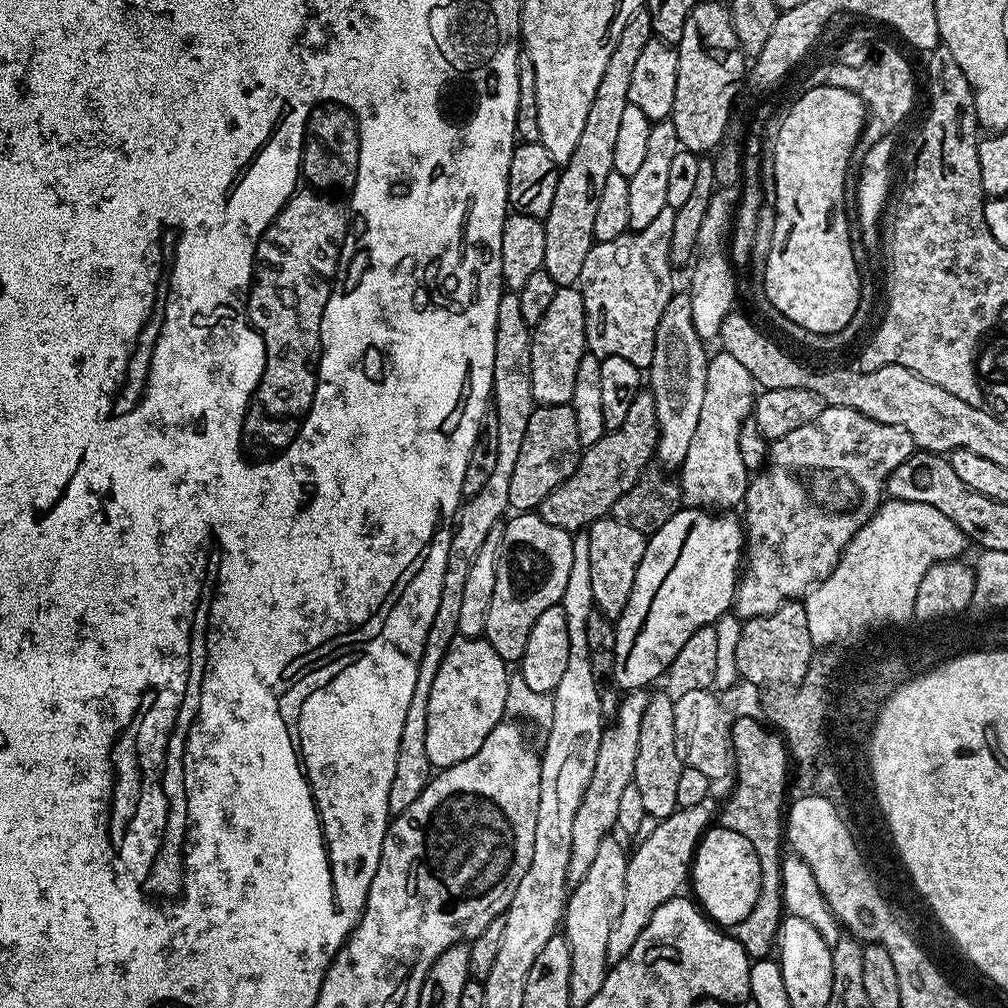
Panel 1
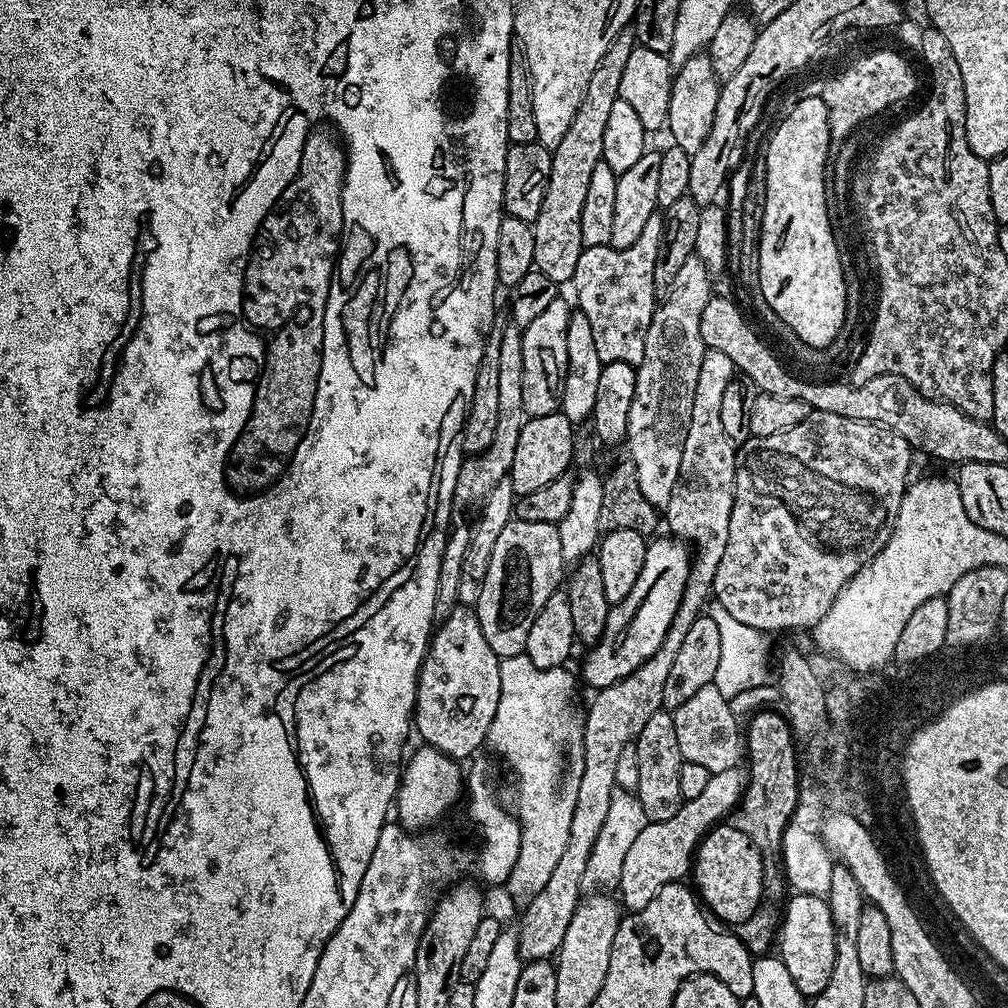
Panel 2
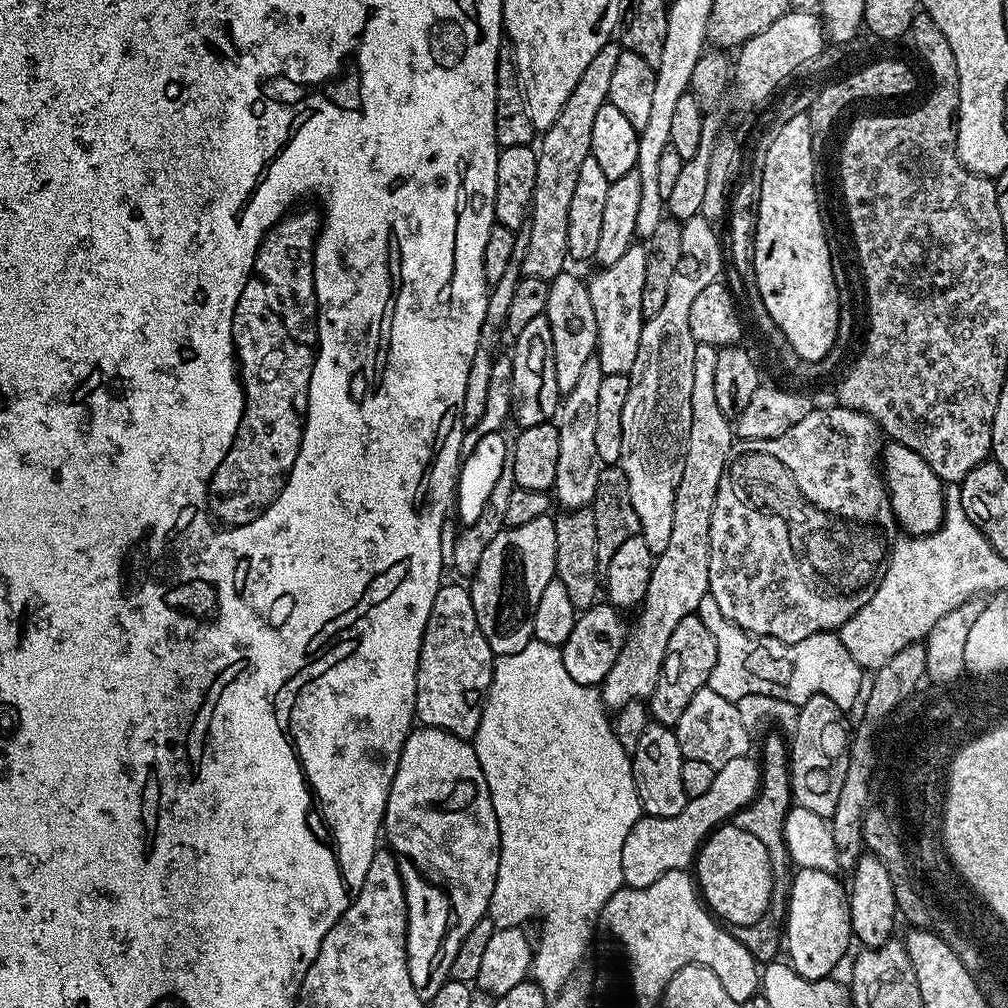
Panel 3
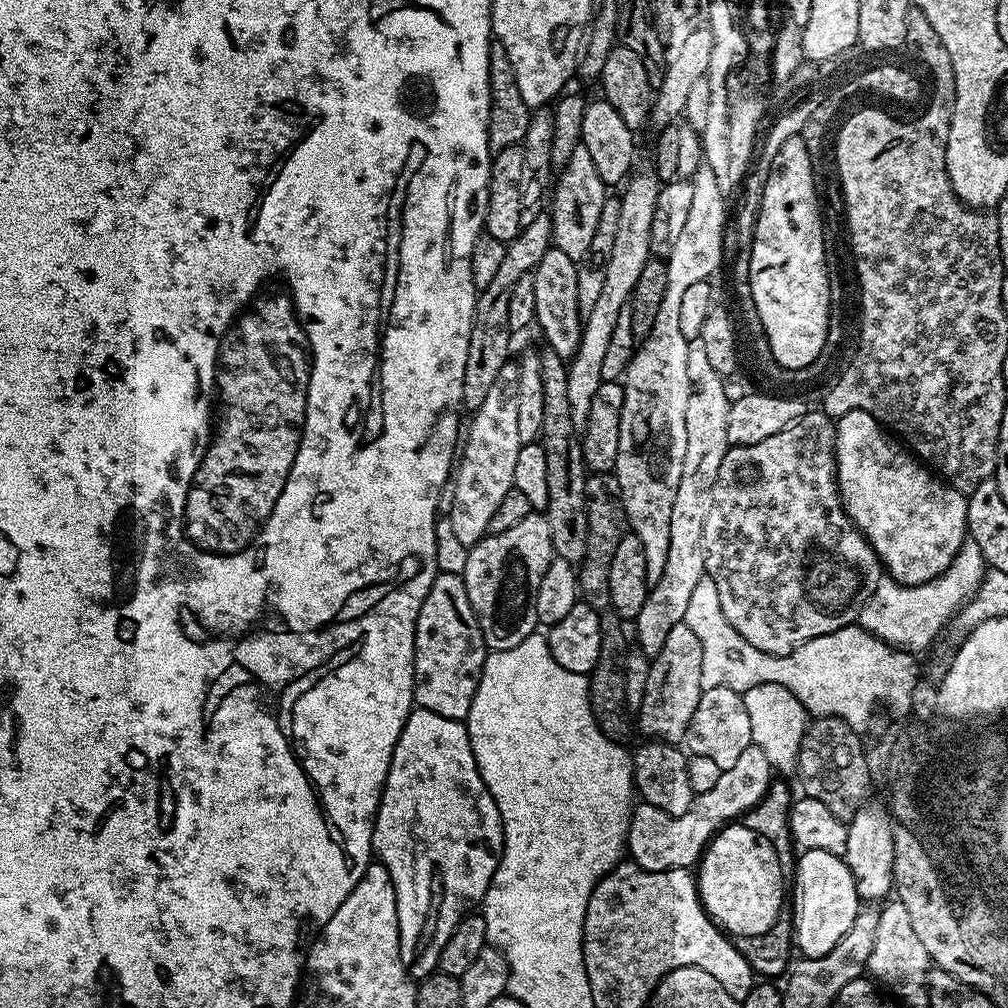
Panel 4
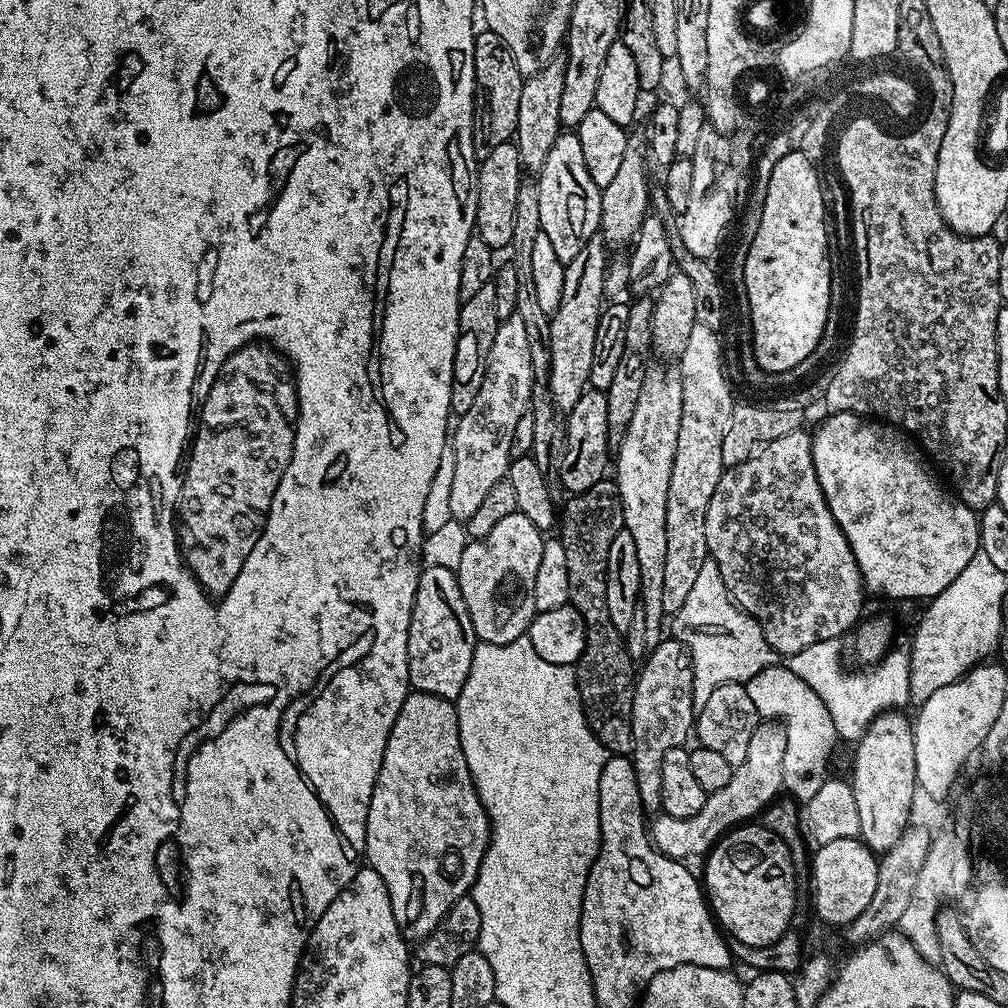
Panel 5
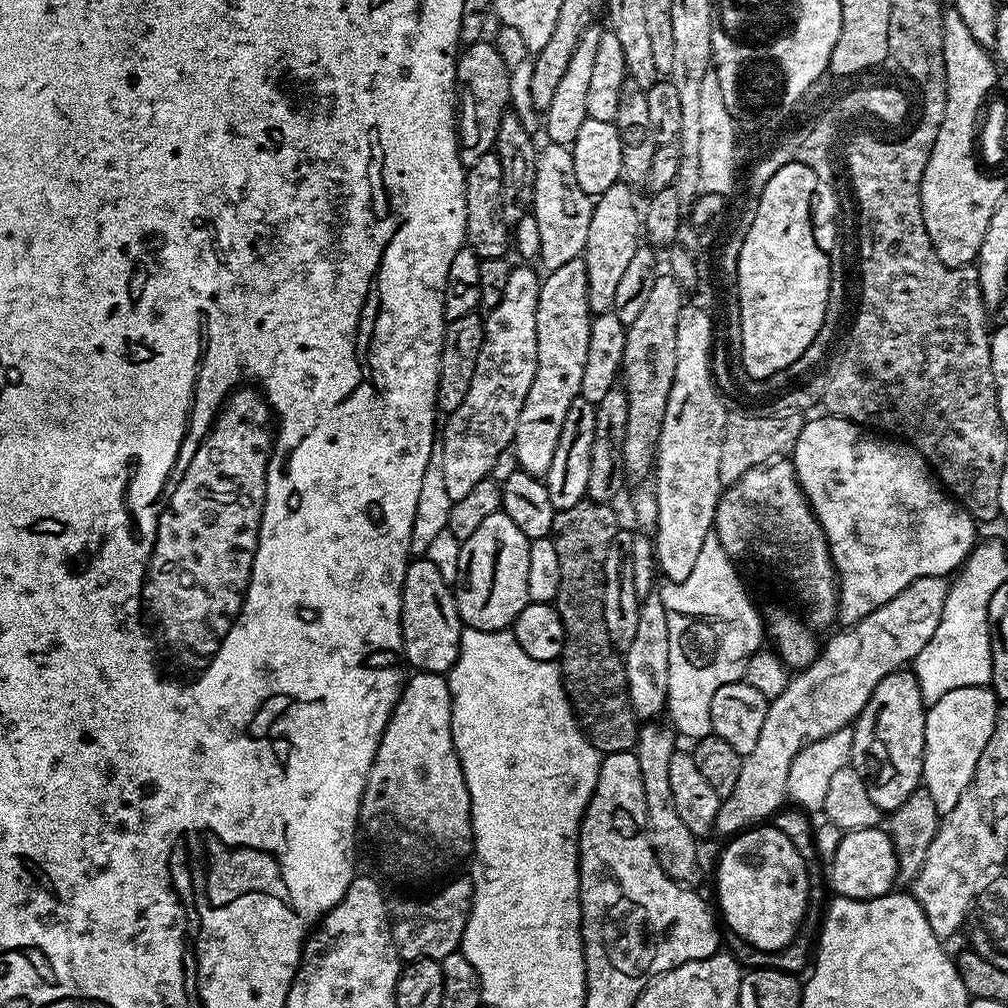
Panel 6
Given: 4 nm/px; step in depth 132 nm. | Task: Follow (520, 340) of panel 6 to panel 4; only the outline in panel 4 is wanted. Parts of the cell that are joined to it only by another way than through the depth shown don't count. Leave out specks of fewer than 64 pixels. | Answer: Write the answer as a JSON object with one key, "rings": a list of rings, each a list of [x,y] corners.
{"rings":[[[509,362],[502,366],[502,371],[498,373],[498,378],[494,381],[494,386],[490,386],[486,399],[482,401],[482,406],[478,406],[471,413],[472,425],[467,425],[466,440],[468,445],[461,447],[458,452],[458,463],[454,468],[454,479],[450,487],[454,490],[454,502],[447,512],[451,521],[455,536],[459,541],[471,546],[489,535],[488,527],[490,518],[494,518],[495,511],[498,510],[502,498],[511,490],[514,482],[514,466],[518,462],[518,450],[521,442],[518,436],[518,374],[519,367],[515,363]]]}

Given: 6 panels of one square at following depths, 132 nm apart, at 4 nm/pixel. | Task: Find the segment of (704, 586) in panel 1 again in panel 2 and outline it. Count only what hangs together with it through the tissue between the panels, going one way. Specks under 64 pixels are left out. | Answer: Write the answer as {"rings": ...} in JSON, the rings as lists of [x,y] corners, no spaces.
{"rings":[[[653,539],[649,543],[646,562],[642,566],[642,574],[638,574],[638,582],[634,582],[634,590],[630,590],[622,602],[609,607],[602,638],[587,649],[584,680],[592,690],[614,686],[614,682],[634,674],[634,670],[638,670],[638,666],[642,666],[658,646],[662,646],[662,638],[666,638],[666,630],[670,630],[670,622],[674,622],[674,614],[682,602],[692,569],[692,556],[689,545],[683,540],[667,539]]]}

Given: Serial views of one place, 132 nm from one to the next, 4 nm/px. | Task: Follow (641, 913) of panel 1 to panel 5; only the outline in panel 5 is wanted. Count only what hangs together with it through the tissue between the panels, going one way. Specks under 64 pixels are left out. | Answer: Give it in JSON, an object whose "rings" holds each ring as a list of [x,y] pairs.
{"rings":[[[771,718],[757,724],[746,750],[746,762],[733,767],[730,782],[722,786],[722,790],[711,793],[694,818],[683,820],[660,814],[651,821],[650,839],[657,852],[681,862],[687,861],[687,856],[703,857],[712,851],[716,841],[729,830],[759,817],[765,806],[781,795],[784,786],[782,758],[785,754],[786,730],[783,724]]]}

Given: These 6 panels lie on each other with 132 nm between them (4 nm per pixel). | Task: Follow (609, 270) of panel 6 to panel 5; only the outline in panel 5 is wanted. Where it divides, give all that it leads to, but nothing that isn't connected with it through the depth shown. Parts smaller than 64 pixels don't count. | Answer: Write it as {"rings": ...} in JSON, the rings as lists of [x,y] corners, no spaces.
{"rings":[[[643,131],[628,132],[626,150],[622,153],[622,167],[618,174],[600,193],[600,226],[599,235],[609,249],[615,250],[623,244],[631,245],[635,241],[638,230],[642,226],[645,216],[650,212],[648,200],[648,164],[650,153],[648,138]]]}

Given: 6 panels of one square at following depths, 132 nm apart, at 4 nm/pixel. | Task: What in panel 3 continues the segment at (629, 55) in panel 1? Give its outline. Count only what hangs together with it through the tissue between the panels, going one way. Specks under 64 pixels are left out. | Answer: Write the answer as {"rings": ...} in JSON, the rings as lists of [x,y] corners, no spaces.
{"rings":[[[610,42],[594,54],[590,66],[578,78],[578,86],[570,90],[570,98],[566,98],[566,106],[554,118],[554,126],[550,126],[539,137],[538,178],[532,195],[530,209],[530,246],[526,246],[526,254],[522,258],[522,273],[530,278],[553,280],[559,272],[565,271],[570,257],[566,246],[566,225],[570,222],[570,198],[574,195],[574,186],[578,183],[578,169],[582,162],[591,156],[590,133],[594,130],[594,118],[598,110],[608,103],[610,81],[618,63],[622,48],[619,43]]]}

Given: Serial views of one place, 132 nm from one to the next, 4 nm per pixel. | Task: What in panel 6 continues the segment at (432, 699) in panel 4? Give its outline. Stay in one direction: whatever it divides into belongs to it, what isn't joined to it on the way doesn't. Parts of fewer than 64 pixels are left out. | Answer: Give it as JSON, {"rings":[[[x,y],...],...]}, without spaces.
{"rings":[[[413,559],[406,570],[400,595],[400,629],[404,643],[403,659],[409,665],[412,663],[415,671],[446,674],[454,666],[460,653],[462,631],[456,597],[449,581],[428,559]]]}

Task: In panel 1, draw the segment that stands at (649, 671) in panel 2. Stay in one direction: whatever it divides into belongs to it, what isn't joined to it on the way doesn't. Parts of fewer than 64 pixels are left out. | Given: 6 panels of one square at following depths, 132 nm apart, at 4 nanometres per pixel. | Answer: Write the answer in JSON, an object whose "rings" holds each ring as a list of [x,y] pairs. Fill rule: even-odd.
{"rings":[[[723,350],[717,351],[717,356],[713,355],[708,361],[708,369],[706,370],[706,394],[702,394],[702,410],[698,417],[698,426],[694,429],[694,438],[690,441],[690,451],[686,453],[684,463],[678,469],[678,479],[680,481],[680,498],[687,507],[703,508],[705,510],[732,510],[732,507],[743,505],[744,495],[748,489],[750,472],[743,465],[741,451],[738,450],[739,431],[742,430],[742,424],[745,420],[753,415],[754,405],[758,395],[758,385],[753,380],[750,370],[746,370],[746,366],[742,366],[742,362],[737,362],[732,355],[726,354]],[[632,690],[621,699],[611,717],[612,725],[605,727],[600,733],[600,745],[594,758],[594,768],[584,787],[584,793],[578,806],[578,814],[574,814],[574,826],[570,830],[572,839],[568,879],[575,882],[581,880],[590,870],[590,862],[594,862],[594,854],[598,854],[598,846],[617,827],[618,805],[626,786],[632,783],[634,774],[634,758],[638,758],[638,730],[642,726],[642,714],[646,710],[649,693],[644,690]]]}

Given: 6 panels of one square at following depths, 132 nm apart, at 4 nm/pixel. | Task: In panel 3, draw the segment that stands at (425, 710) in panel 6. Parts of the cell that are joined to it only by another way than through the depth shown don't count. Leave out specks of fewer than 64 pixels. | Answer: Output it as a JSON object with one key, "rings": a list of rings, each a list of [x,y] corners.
{"rings":[[[413,727],[402,746],[384,811],[382,836],[396,858],[408,907],[410,982],[425,1002],[450,978],[454,954],[474,922],[488,915],[500,861],[494,802],[475,747],[441,728]]]}

